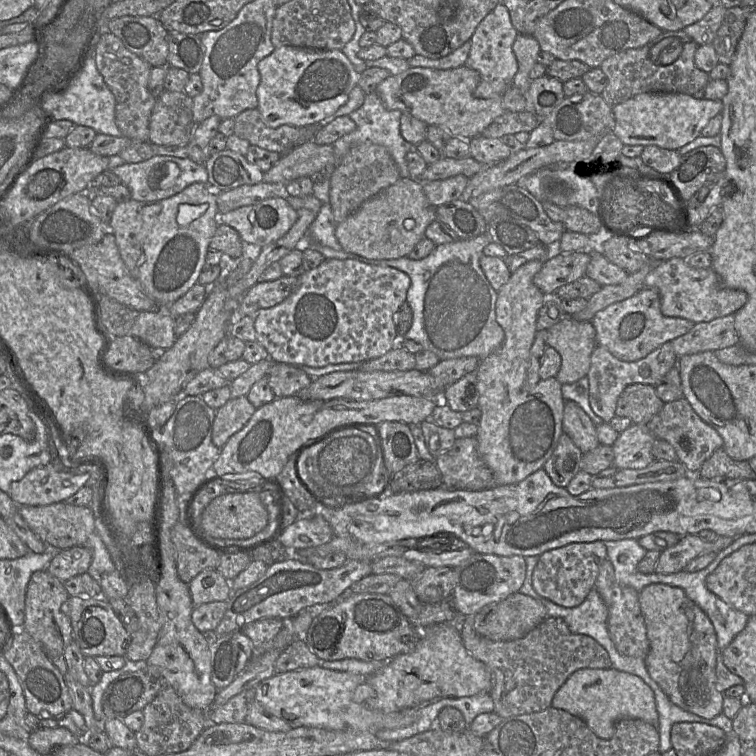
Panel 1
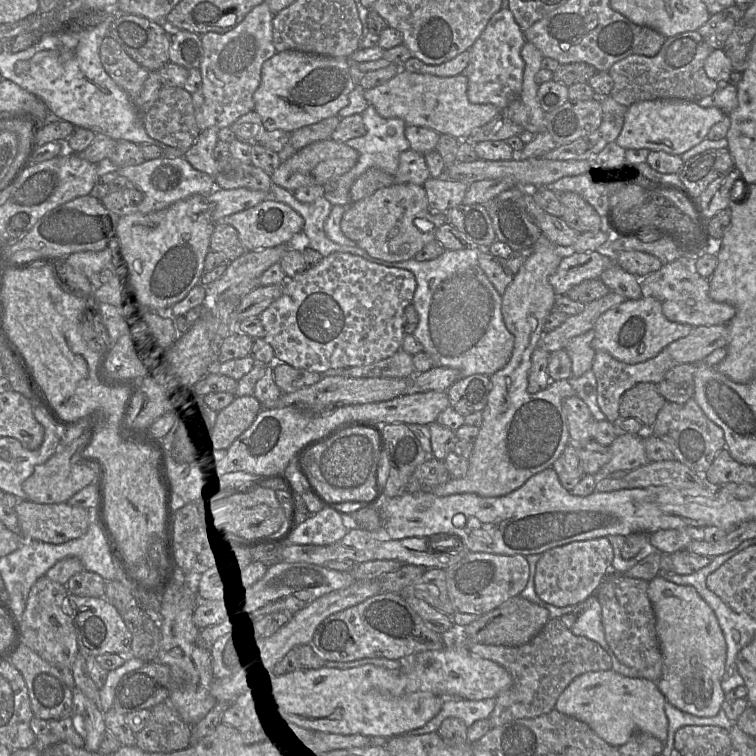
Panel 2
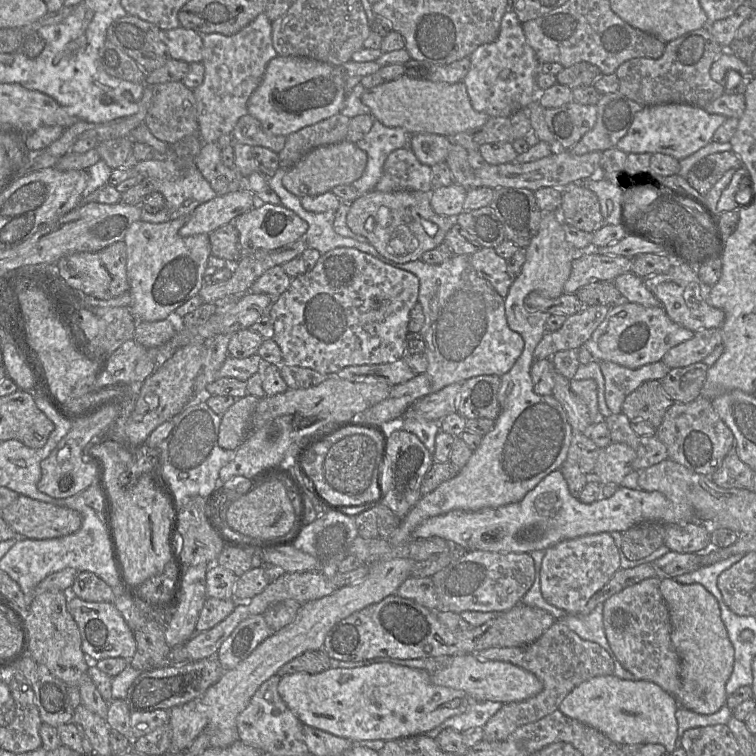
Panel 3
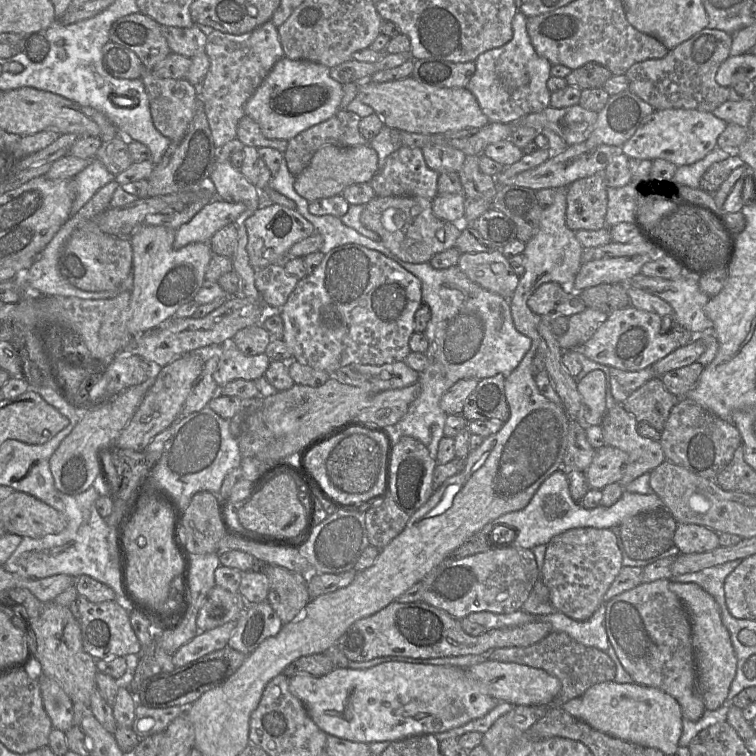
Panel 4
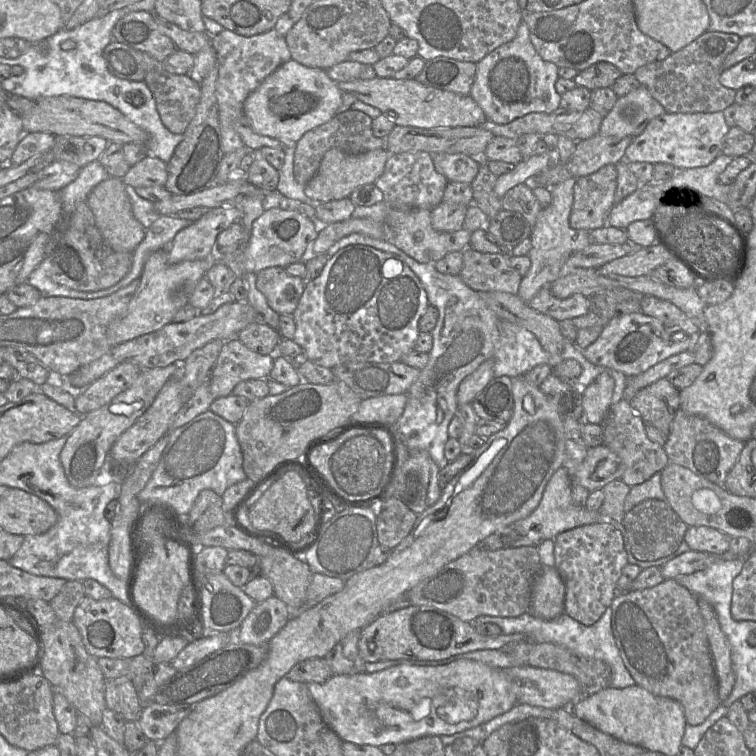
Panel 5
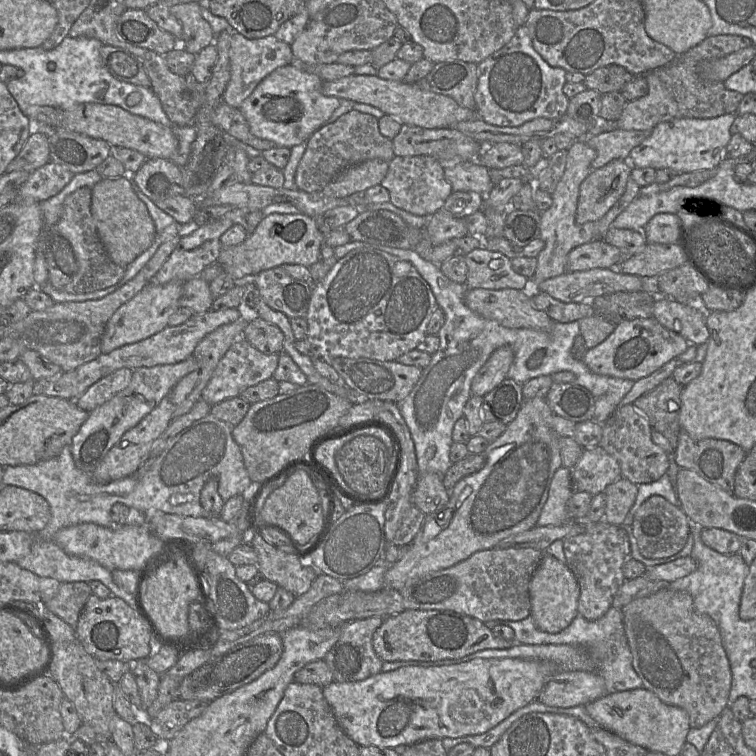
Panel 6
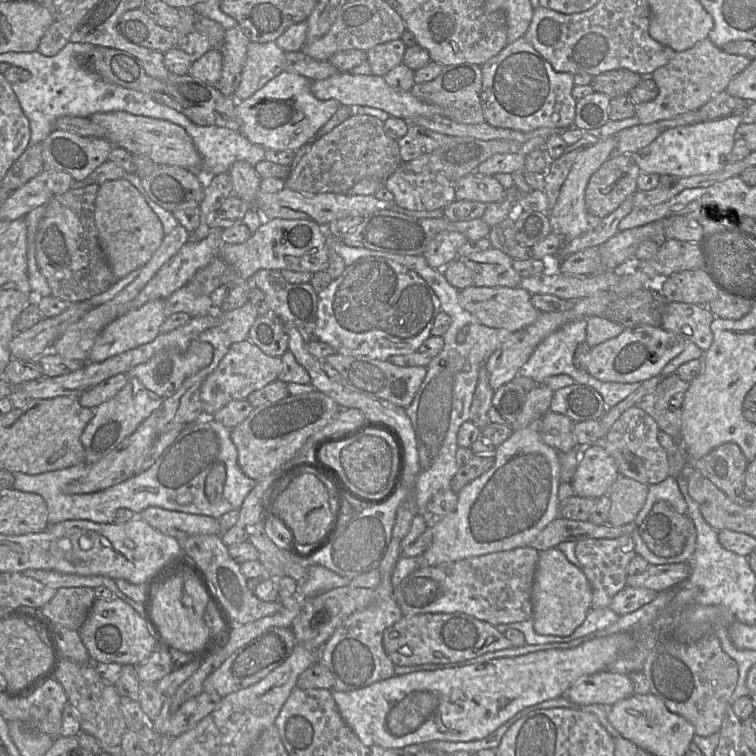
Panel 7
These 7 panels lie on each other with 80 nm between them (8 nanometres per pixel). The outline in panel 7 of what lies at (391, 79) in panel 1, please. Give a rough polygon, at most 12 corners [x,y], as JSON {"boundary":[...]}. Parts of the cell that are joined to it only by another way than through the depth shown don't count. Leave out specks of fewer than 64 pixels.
{"boundary":[[339,72],[312,81],[319,100],[369,106],[404,120],[443,116],[382,76]]}

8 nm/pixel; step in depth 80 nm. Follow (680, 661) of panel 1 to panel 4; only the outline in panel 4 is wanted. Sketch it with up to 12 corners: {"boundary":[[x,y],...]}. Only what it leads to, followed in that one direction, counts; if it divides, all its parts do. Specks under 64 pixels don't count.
{"boundary":[[670,580],[691,621],[706,710],[726,701],[737,667],[720,606],[696,583]]}

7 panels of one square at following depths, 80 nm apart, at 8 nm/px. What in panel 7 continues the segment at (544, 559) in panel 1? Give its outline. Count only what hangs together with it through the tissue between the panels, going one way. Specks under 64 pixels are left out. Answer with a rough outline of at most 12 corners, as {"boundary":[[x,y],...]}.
{"boundary":[[631,535],[582,539],[575,555],[591,587],[591,609],[627,586]]}

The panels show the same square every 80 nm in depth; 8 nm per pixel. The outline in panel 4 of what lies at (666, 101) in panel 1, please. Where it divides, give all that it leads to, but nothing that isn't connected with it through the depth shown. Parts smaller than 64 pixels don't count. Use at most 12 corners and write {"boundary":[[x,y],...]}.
{"boundary":[[655,110],[621,148],[677,167],[718,147],[712,112]]}

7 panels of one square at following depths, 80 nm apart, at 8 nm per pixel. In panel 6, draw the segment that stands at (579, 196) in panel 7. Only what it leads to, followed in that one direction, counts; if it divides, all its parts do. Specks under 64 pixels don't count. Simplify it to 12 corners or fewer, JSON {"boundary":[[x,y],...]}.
{"boundary":[[567,149],[564,174],[542,213],[530,288],[566,272],[571,250],[595,238],[595,222],[575,220],[580,185],[596,151]]}

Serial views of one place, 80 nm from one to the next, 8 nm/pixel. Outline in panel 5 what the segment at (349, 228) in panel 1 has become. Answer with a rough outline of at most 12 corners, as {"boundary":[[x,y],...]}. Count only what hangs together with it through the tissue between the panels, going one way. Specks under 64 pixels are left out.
{"boundary":[[392,208],[384,240],[420,263],[469,248],[471,232],[433,228],[431,211]]}

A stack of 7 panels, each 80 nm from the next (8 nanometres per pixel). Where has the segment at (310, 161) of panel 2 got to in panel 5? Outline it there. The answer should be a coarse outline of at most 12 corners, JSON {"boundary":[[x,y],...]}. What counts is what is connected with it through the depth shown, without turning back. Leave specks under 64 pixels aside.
{"boundary":[[390,153],[323,156],[304,193],[315,202],[349,198],[375,183]]}

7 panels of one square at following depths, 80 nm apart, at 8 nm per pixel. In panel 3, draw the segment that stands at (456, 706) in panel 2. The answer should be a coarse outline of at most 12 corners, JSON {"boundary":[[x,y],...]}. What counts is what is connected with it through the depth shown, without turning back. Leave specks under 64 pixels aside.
{"boundary":[[500,702],[474,703],[420,735],[436,740],[447,728],[463,733],[484,727],[502,706]]}

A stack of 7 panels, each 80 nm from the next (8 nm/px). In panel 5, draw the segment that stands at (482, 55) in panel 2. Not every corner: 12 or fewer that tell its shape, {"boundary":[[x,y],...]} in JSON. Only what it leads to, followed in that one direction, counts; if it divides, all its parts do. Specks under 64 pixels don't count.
{"boundary":[[524,20],[476,66],[469,95],[505,125],[560,106],[559,67]]}

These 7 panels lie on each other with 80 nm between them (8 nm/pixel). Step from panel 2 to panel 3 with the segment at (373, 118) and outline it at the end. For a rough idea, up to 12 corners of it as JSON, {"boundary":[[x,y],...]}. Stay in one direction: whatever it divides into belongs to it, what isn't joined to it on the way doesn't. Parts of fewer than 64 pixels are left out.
{"boundary":[[374,118],[355,143],[367,154],[363,175],[351,184],[359,196],[374,190],[388,155],[410,135]]}

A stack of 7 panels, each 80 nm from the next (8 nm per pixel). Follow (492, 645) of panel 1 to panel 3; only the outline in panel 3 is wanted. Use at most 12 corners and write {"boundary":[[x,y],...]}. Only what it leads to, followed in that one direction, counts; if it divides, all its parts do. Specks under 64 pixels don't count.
{"boundary":[[562,620],[533,643],[479,659],[534,674],[536,696],[503,704],[483,739],[506,740],[559,709],[579,684],[614,674],[604,648]]}

